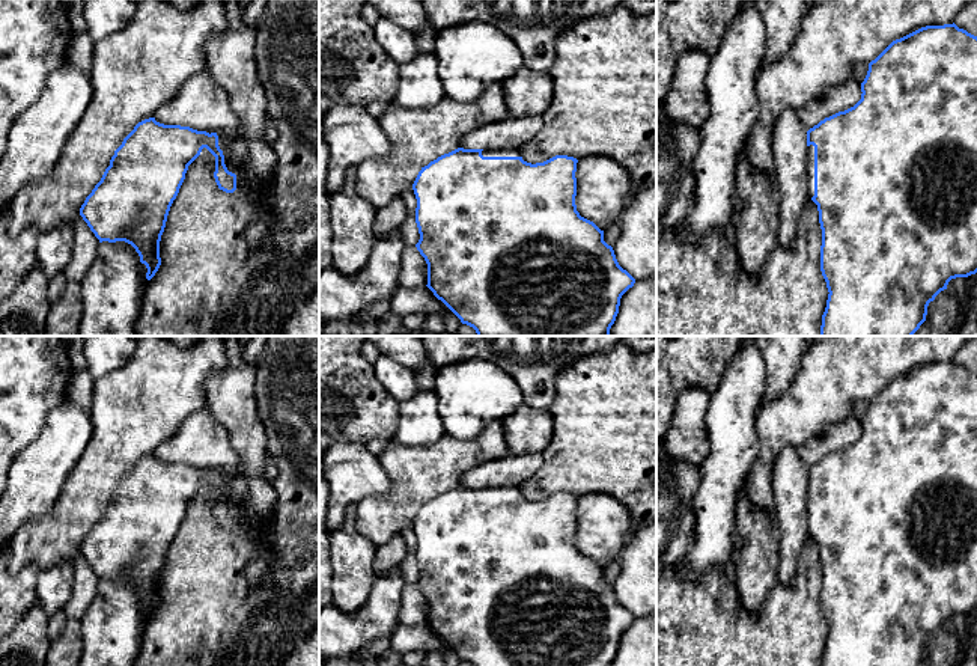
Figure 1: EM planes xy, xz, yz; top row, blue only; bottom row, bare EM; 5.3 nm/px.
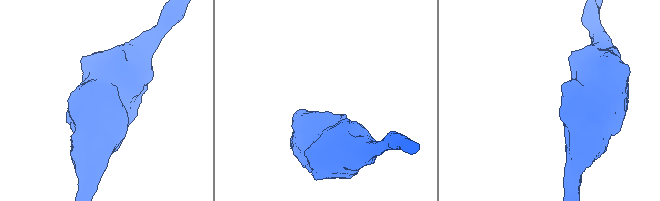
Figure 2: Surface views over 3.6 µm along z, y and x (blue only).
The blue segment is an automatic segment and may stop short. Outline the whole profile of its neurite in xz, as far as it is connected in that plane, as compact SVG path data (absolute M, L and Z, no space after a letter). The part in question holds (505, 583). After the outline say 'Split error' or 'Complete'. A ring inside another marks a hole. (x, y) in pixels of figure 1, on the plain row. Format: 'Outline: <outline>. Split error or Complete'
Outline: M458 485L438 494L418 509L412 527L417 536L415 561L420 577L415 582L428 601L428 625L459 657L473 666L611 666L619 651L622 633L635 616L623 607L611 583L604 579L604 568L577 548L577 500L568 493L555 493L543 500L527 500L518 487L464 487Z. Split error

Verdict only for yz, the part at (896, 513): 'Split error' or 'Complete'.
Split error

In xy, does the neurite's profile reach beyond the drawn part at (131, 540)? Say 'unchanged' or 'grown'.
unchanged

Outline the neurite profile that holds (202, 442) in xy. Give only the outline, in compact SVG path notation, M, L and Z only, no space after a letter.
M206 410L188 416L176 434L157 448L155 458L164 463L190 464L197 469L218 467L236 472L239 457L230 445L229 431Z

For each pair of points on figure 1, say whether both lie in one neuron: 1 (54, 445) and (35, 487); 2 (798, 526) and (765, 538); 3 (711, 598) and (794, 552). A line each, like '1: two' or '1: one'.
1: one
2: two
3: two

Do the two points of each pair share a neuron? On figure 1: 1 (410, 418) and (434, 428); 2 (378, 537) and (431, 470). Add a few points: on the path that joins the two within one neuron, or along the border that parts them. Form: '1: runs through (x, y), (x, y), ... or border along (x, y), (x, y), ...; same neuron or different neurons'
1: runs through (416, 419), (428, 428); same neuron
2: runs through (383, 520), (414, 487); same neuron

